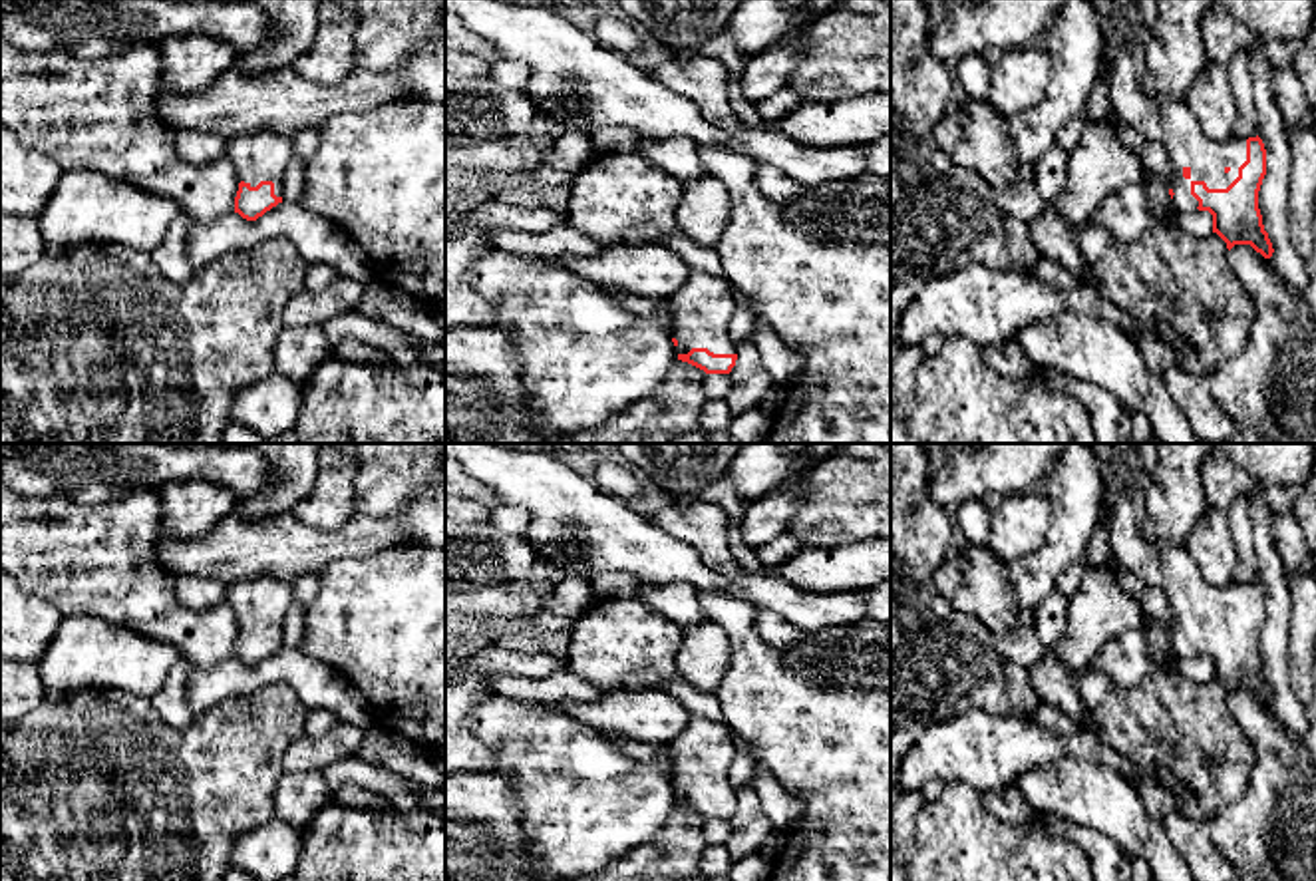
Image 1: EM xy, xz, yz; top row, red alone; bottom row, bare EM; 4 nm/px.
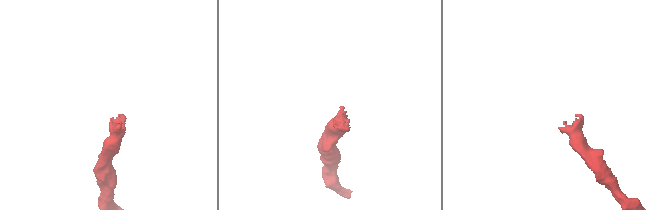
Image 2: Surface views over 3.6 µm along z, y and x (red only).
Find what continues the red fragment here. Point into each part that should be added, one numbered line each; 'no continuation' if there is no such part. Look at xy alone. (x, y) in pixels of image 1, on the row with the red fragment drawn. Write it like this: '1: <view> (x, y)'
1: xy (261, 156)

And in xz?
1: xz (702, 309)

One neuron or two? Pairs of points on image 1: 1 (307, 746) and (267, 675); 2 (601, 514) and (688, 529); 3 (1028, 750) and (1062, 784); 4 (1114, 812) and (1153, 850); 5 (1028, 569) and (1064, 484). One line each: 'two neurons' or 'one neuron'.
1: two neurons
2: two neurons
3: two neurons
4: one neuron
5: one neuron

